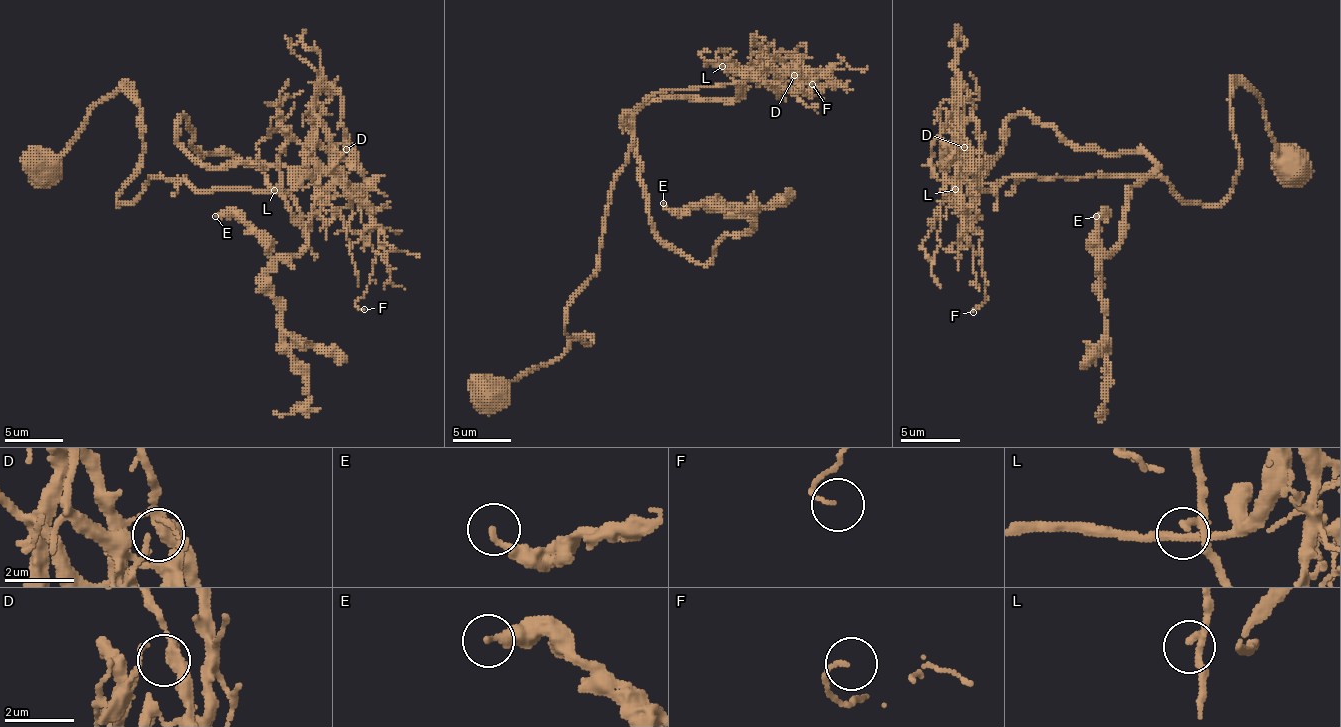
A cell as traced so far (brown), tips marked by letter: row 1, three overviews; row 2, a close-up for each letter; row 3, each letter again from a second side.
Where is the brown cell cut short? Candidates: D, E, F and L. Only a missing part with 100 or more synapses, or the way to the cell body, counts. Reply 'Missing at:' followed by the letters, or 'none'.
Missing at: none

